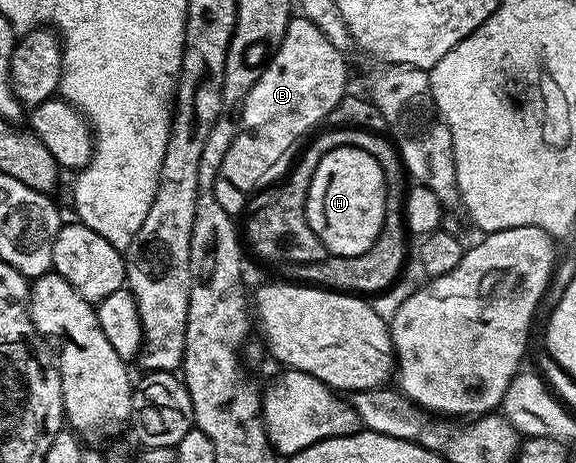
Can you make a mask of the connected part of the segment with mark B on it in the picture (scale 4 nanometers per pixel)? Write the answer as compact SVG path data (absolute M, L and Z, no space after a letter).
M303 17L289 19L288 28L282 37L282 45L278 45L278 49L264 67L262 77L258 77L254 89L250 89L250 93L242 105L234 145L230 145L230 149L226 149L226 157L220 166L221 176L226 181L231 181L237 189L249 193L255 192L255 187L267 177L268 170L311 127L319 128L327 120L330 109L334 109L334 105L338 105L338 101L342 101L342 97L349 90L348 67L344 64L344 58L346 58L345 52L330 45L330 41L326 41L326 33L322 33L322 29L318 29L318 25L314 25Z

